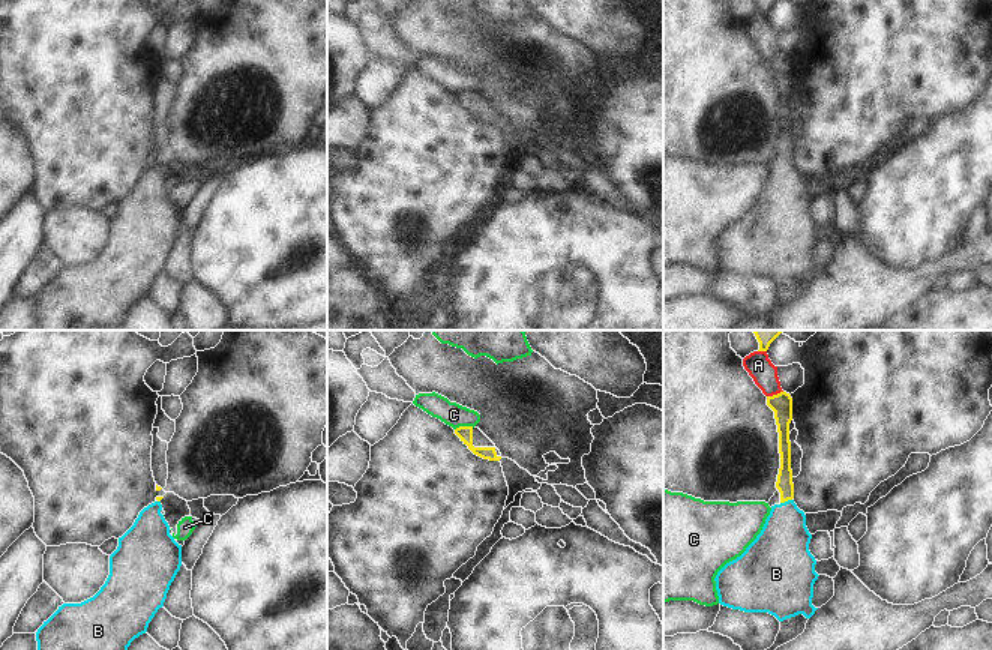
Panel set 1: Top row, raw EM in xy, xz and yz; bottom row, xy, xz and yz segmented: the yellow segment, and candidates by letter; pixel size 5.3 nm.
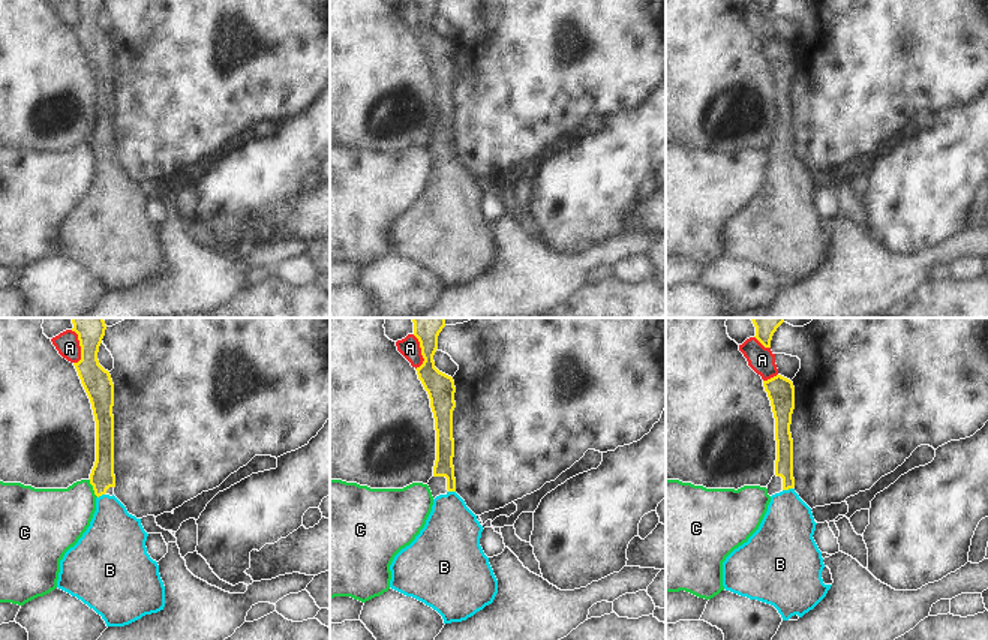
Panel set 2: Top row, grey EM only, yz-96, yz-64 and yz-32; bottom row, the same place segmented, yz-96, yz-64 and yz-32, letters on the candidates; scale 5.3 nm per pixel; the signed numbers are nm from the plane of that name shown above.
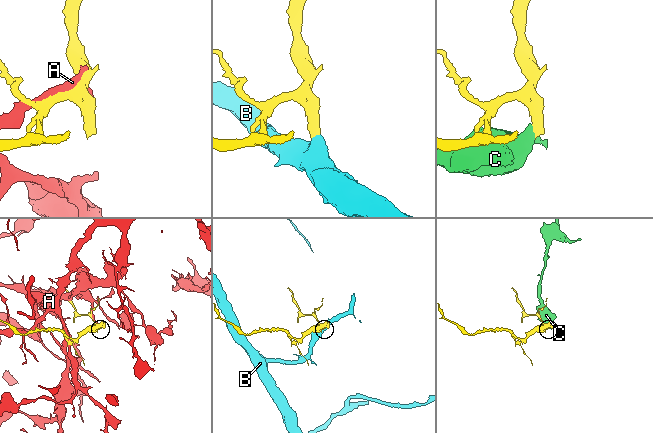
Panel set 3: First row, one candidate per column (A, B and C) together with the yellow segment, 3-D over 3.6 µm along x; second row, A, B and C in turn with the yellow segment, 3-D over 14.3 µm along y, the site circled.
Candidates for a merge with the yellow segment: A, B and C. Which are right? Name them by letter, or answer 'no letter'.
B

